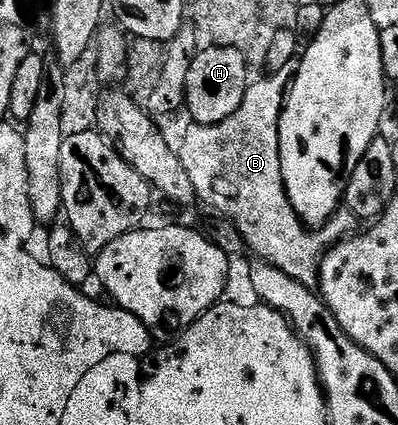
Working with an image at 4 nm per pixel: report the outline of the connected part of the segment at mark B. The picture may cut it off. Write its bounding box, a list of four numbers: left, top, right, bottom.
[180,64,360,289]

